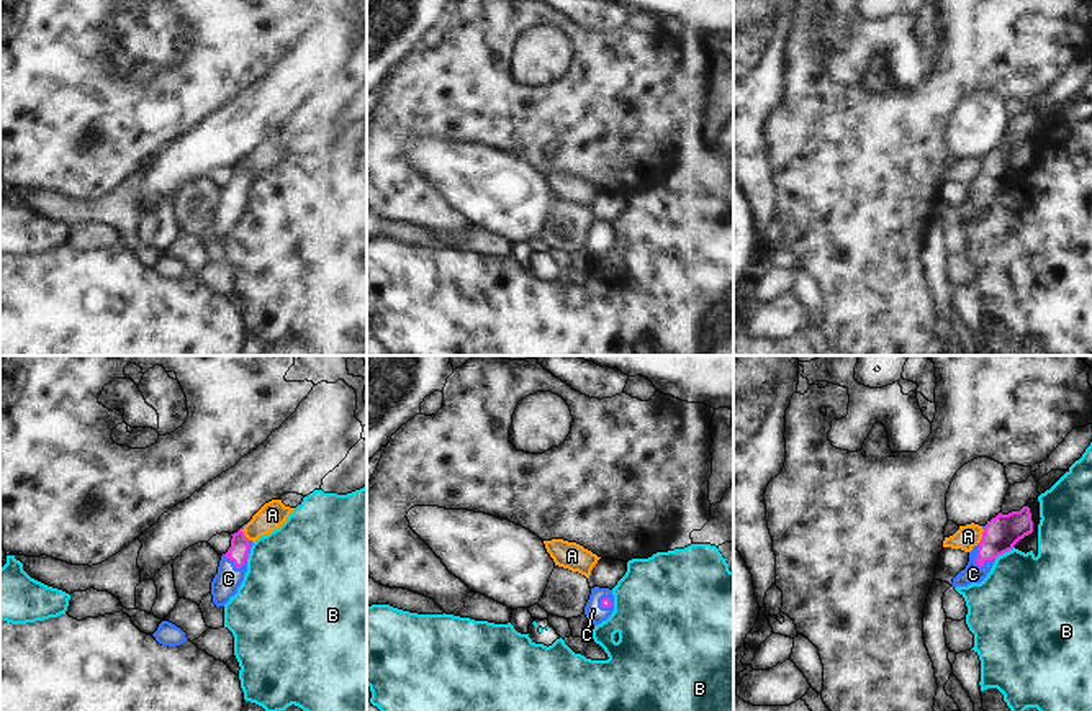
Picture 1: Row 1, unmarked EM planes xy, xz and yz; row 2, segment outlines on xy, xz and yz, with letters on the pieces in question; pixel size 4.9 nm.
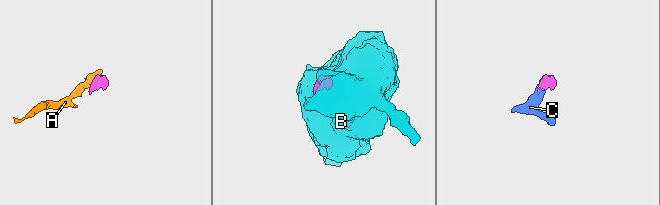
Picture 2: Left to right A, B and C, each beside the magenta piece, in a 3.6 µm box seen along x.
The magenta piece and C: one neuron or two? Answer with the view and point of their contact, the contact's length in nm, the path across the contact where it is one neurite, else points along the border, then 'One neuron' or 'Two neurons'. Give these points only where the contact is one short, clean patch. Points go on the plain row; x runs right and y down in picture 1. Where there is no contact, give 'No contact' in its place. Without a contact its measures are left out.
Touches magenta at yz (978, 189). Shared border 120 nm. Path across: yz (1004, 164), (978, 189), (973, 207). One neuron.

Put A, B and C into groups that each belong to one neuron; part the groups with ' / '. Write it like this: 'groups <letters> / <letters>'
groups A / B / C

